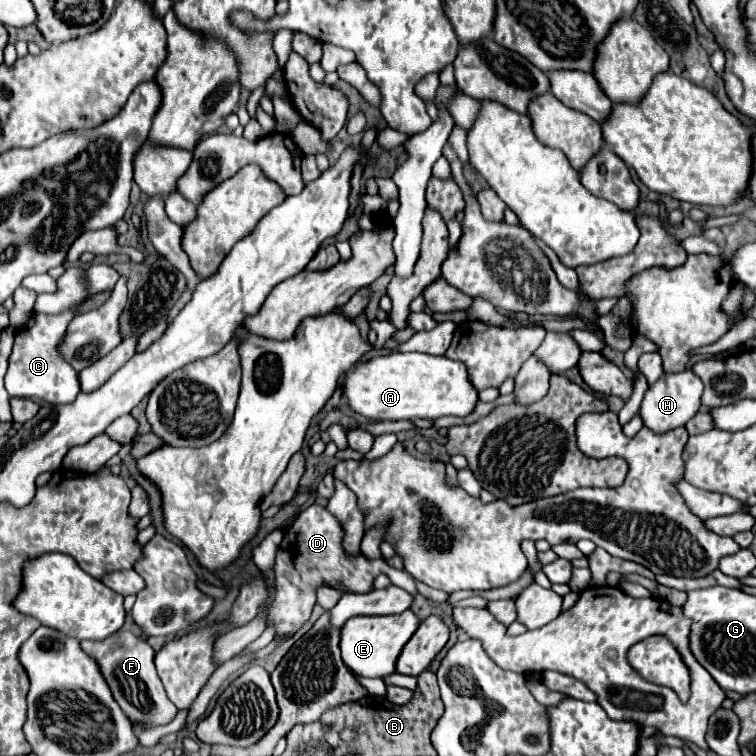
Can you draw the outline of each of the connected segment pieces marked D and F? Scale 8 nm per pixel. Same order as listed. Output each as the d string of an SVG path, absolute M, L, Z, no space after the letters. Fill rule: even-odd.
M311 504L307 506L295 524L291 524L285 530L283 544L277 552L275 560L275 586L277 594L273 598L273 604L269 608L267 622L273 622L277 628L277 634L289 634L293 636L301 624L311 616L311 608L315 604L315 588L319 584L331 586L331 588L345 588L355 594L371 592L373 578L379 574L389 574L389 566L385 560L365 560L361 554L357 558L345 558L341 548L343 530L335 516L331 516L323 506Z
M119 630L105 640L83 640L81 648L99 662L101 674L105 676L117 704L135 726L169 724L175 718L177 708L175 704L171 704L171 700L167 700L167 694L163 692L163 682L159 680L157 668L153 664L155 652L143 638Z

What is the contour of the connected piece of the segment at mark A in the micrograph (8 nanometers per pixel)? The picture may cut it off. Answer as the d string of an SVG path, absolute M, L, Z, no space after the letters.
M393 352L347 370L343 394L349 406L371 420L437 420L441 416L469 416L479 402L479 390L467 376L467 366L447 356Z

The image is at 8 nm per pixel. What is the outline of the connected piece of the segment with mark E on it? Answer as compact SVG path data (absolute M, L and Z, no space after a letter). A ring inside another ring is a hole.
M407 610L393 616L355 616L347 620L341 632L341 658L347 668L359 676L385 678L395 672L397 656L419 626L419 618Z

